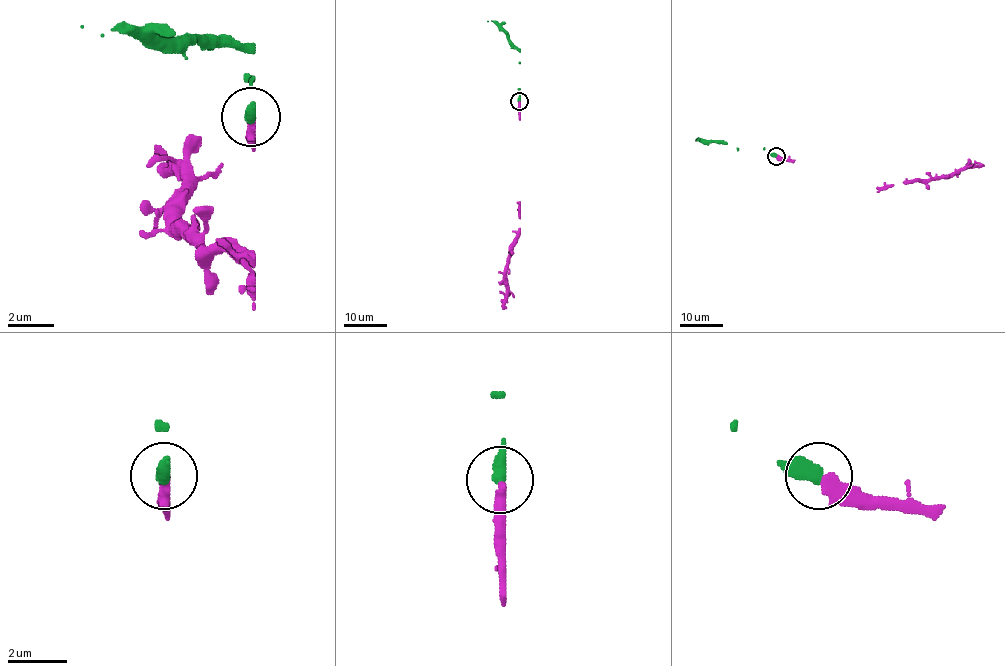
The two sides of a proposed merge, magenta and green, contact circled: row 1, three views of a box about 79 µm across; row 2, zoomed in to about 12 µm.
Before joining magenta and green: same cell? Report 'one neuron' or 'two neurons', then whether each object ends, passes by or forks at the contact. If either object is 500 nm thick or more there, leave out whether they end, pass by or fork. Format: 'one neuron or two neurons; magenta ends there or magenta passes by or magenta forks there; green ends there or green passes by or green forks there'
one neuron; magenta ends there; green ends there

